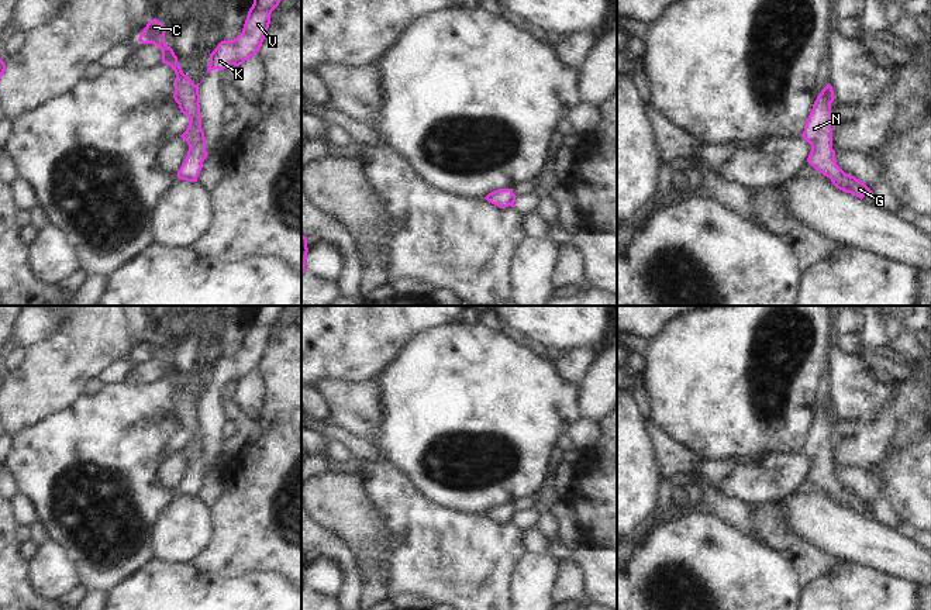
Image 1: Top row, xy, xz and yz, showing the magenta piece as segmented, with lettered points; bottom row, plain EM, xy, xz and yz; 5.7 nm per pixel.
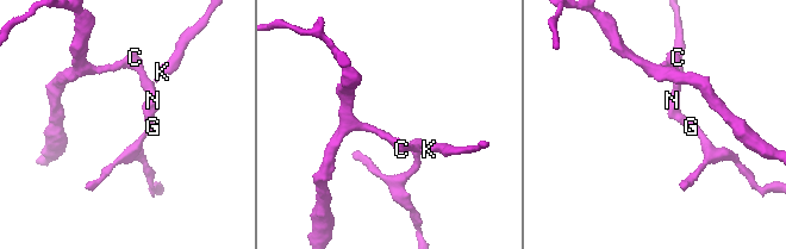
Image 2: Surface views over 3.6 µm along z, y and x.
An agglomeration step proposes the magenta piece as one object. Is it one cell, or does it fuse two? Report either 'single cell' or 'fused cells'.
fused cells

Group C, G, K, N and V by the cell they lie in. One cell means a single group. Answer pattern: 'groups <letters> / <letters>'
groups C G N / K V

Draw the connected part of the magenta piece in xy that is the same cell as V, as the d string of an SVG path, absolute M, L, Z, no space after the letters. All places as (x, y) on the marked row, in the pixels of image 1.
M254 0L248 11L242 32L230 41L221 41L210 54L207 73L227 66L239 66L259 52L270 24L270 14L280 0Z

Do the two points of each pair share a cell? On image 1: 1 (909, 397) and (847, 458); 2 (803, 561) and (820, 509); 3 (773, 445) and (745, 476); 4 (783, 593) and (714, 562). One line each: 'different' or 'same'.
1: same
2: different
3: different
4: same

